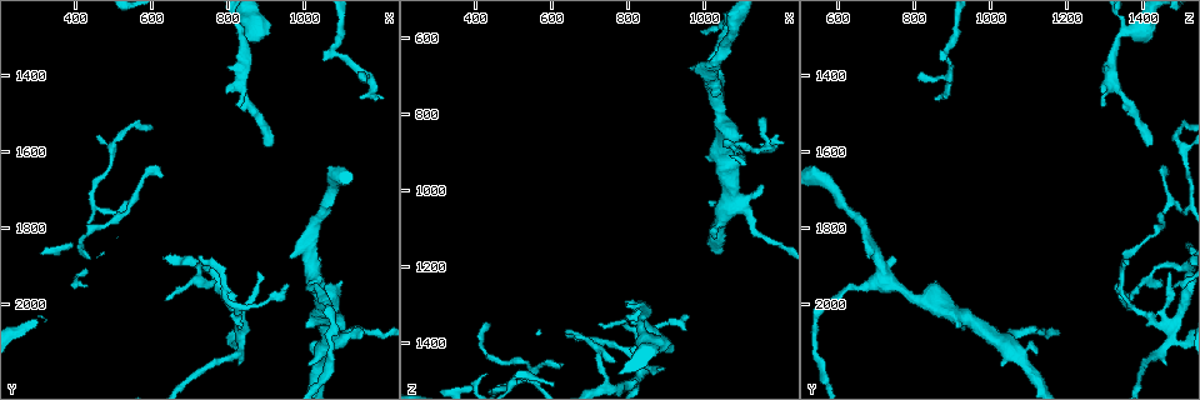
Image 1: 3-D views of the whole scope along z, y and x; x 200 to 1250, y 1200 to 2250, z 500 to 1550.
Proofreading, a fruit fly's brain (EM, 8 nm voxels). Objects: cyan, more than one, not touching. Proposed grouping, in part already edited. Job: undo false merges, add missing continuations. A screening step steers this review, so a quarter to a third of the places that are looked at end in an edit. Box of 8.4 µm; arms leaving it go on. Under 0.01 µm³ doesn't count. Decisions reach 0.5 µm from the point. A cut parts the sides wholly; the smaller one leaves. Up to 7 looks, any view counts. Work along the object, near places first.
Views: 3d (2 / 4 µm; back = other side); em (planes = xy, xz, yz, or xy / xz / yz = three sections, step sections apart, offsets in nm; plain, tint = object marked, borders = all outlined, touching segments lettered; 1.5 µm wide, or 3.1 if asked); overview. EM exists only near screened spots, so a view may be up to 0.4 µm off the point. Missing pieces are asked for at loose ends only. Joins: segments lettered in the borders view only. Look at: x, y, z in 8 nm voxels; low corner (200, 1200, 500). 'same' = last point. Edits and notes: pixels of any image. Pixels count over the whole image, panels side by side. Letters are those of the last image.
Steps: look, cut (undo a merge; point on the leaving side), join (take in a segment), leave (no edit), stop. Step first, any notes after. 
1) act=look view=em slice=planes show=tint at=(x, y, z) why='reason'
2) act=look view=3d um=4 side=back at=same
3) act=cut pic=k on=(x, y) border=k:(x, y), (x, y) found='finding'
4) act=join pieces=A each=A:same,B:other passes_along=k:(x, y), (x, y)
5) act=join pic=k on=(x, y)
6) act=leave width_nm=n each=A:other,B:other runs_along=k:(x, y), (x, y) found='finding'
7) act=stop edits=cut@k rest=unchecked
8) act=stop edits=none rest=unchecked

act=look view=3d um=4 at=(1020, 1945, 720) why='three-way junction'

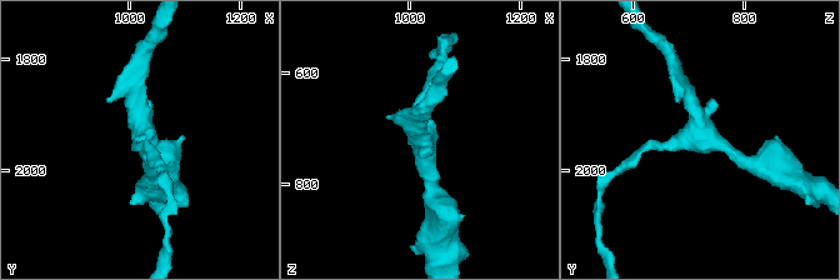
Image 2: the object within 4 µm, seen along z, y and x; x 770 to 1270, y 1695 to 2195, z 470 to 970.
act=look view=em slice=planes show=borders at=(1025, 1940, 715) arms=3 why='shape alone is not enough'

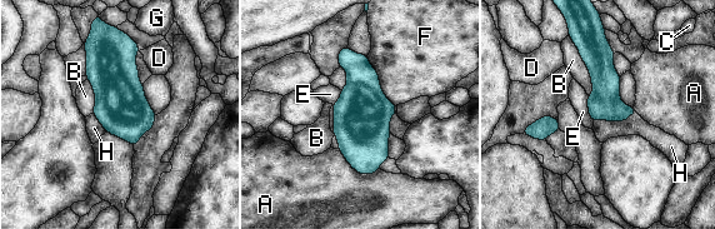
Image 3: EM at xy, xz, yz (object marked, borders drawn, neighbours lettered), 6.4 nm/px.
act=leave longest_contact=B:420nm each=A:other,B:other,C:other,D:other,E:other,F:other,G:other,H:other border=3:(636, 113), (624, 120), (594, 122) found='one neuron here'

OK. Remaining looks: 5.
act=look view=3d um=2 at=(1155, 2085, 980) why='thick end'

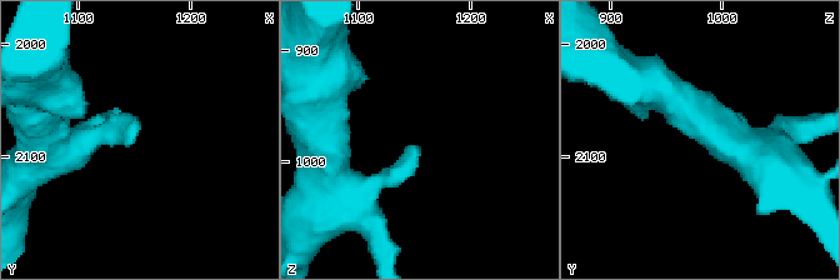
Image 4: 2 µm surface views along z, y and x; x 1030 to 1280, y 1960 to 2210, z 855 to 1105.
act=look view=em slice=planes show=tint at=(1150, 2078, 982)

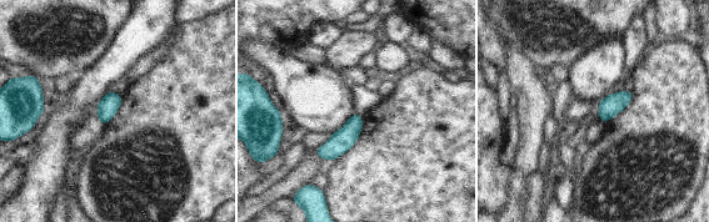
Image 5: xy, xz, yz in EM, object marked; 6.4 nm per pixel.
act=look view=em slice=planes show=borders at=same

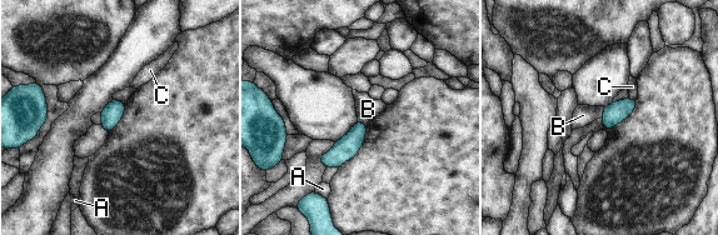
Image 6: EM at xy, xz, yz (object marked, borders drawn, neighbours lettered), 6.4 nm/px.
act=leave each=A:other,B:other,C:other border=6:(606, 108), (602, 118) found='none of them fits'

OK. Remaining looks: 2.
act=look view=em slice=planes show=tint at=(950, 1955, 1330) why='thin end'

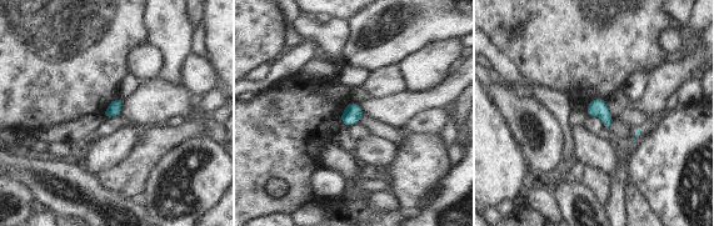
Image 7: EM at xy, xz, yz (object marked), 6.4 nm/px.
act=look view=em slice=planes show=borders at=same

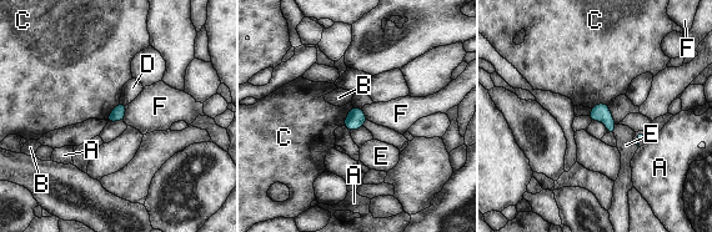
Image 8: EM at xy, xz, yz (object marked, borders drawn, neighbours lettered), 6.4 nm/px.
act=leave each=A:other,B:other,C:other,D:other,E:other,F:other border=8:(352, 106), (344, 125) found='no lettered segment goes on from it'

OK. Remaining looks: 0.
act=stop edits=none rest=unchecked

